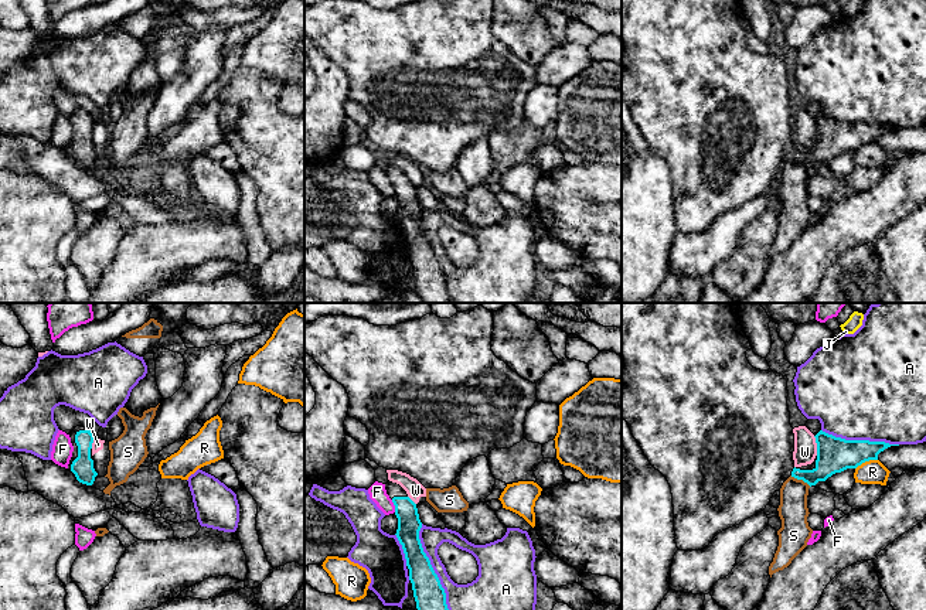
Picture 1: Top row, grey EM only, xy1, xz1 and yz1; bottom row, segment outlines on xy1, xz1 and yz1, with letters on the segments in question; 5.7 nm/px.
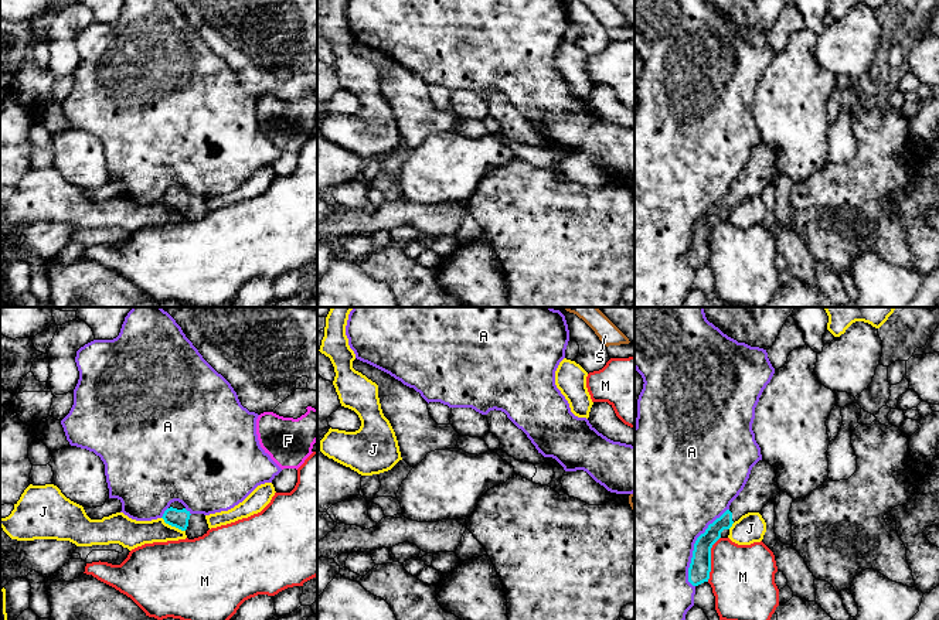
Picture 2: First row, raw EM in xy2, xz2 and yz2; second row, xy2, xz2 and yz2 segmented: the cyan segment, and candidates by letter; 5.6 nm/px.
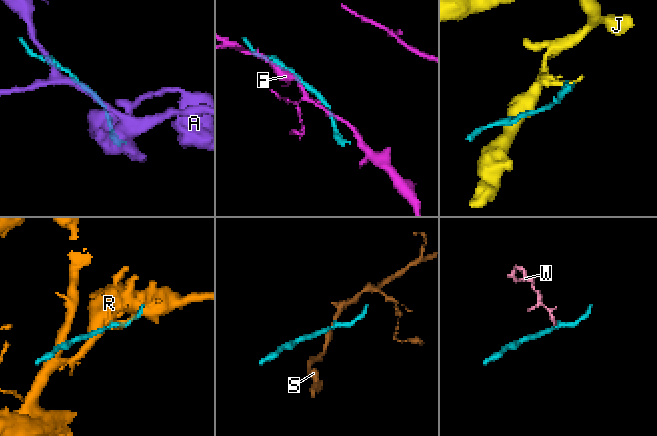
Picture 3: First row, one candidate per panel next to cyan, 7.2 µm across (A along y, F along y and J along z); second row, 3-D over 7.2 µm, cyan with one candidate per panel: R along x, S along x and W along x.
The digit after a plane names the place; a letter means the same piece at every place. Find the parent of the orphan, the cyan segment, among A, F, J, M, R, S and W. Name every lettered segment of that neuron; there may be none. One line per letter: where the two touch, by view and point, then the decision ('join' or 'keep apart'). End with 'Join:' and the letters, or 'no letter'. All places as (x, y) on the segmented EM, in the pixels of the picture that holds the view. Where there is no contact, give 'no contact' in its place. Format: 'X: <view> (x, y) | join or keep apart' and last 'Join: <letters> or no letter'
A: xz1 (431, 566) | keep apart
F: xz1 (394, 504) | keep apart
J: xy2 (173, 525) | keep apart
M: yz2 (710, 559) | keep apart
R: yz1 (865, 460) | keep apart
S: yz1 (800, 479) | keep apart
W: yz1 (817, 446) | keep apart
Join: no letter

